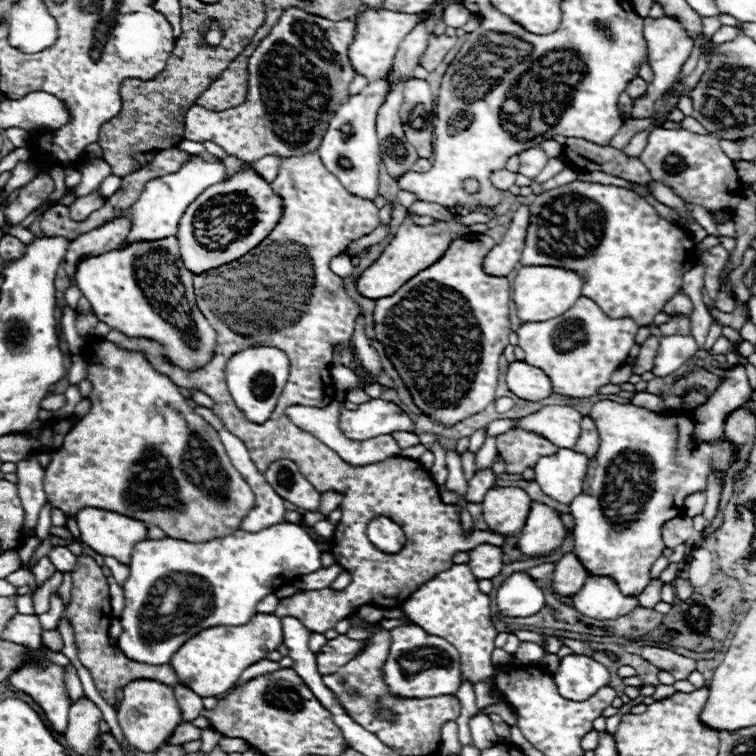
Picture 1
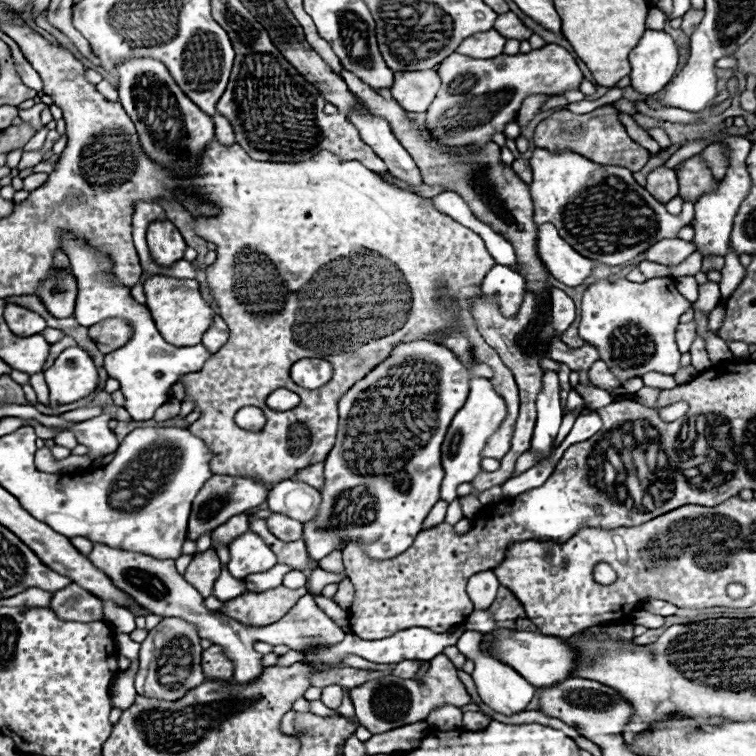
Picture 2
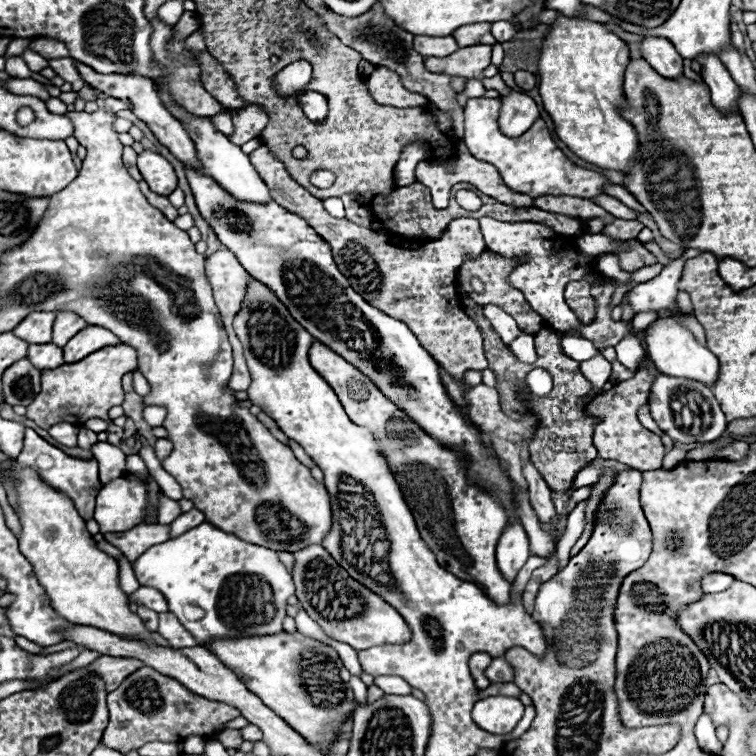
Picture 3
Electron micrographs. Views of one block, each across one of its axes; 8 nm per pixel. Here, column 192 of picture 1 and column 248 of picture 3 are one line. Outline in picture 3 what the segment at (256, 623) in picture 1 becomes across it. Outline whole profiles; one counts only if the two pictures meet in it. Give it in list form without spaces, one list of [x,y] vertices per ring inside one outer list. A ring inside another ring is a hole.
[[[278,632],[252,638],[212,638],[206,648],[230,668],[264,706],[274,710],[316,746],[326,742],[332,744],[338,730],[330,730],[330,724],[334,720],[342,724],[356,708],[350,672],[342,666],[336,650],[300,632]]]

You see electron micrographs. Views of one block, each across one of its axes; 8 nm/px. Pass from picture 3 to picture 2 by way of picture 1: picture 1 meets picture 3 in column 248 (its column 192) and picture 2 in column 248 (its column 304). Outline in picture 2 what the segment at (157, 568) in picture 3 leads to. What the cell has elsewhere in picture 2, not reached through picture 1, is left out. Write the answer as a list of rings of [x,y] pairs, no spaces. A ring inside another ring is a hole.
[[[250,530],[230,544],[230,562],[226,568],[238,580],[246,578],[248,574],[266,572],[276,564],[278,560],[274,552],[264,544],[260,536]]]

